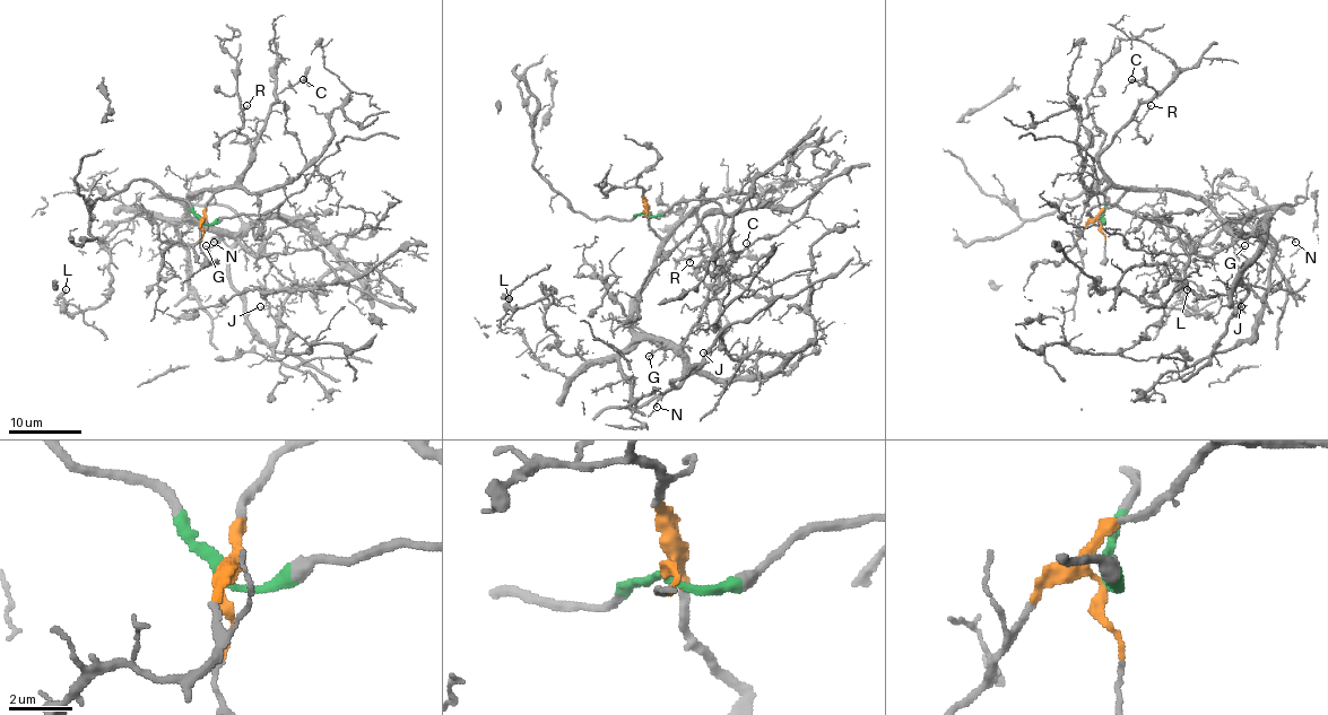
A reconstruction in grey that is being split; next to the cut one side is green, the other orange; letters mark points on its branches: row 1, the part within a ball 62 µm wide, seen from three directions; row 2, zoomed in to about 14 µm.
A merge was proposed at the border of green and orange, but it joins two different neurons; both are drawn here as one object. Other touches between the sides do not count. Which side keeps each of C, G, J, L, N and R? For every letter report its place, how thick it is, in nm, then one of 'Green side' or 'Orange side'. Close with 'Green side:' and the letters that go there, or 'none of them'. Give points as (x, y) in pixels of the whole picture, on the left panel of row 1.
C: Place: (303, 79). Thickness 110 nm. Orange side
G: Place: (206, 245). Thickness 180 nm. Orange side
J: Place: (260, 306). Thickness 100 nm. Orange side
L: Place: (66, 289). Thickness 280 nm. Orange side
N: Place: (214, 242). Thickness 170 nm. Orange side
R: Place: (246, 105). Thickness 120 nm. Orange side
Green side: none of them

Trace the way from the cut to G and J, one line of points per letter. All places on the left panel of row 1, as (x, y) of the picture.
G: (201, 223), (205, 205), (218, 190), (199, 190), (189, 203), (189, 212), (218, 236), (210, 247), (205, 245)
J: (201, 223), (218, 190), (199, 190), (189, 212), (231, 233), (295, 218), (340, 263), (278, 310), (260, 305)

